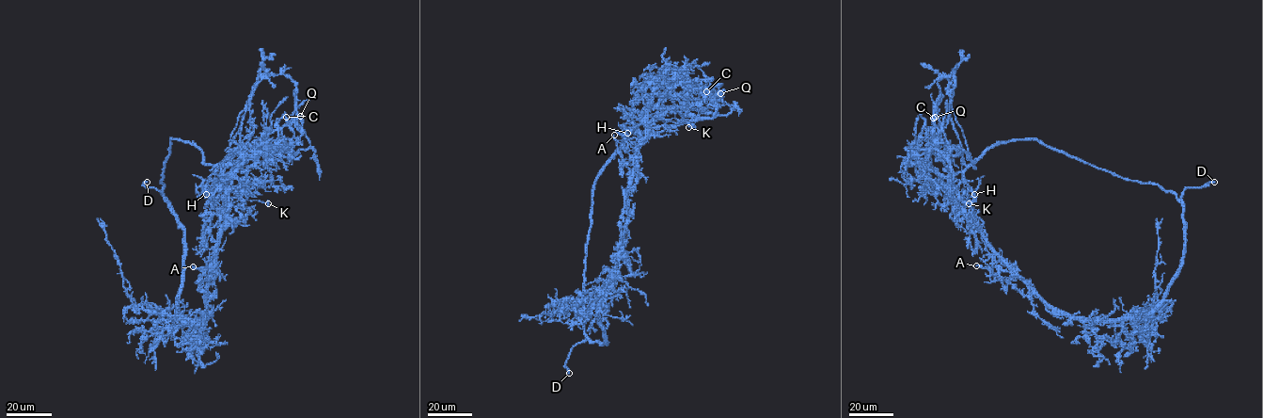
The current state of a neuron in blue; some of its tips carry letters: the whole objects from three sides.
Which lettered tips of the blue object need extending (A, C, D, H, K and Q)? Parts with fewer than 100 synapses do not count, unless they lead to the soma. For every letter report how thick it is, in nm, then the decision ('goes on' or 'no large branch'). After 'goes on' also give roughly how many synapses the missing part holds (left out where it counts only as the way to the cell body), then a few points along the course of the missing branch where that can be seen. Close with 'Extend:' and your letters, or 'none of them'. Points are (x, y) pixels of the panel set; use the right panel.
A: 200 nm thick; no large branch
C: 550 nm thick; no large branch
D: 400 nm thick; goes on
H: 280 nm thick; no large branch
K: 300 nm thick; no large branch
Q: 550 nm thick; no large branch
Extend: D

